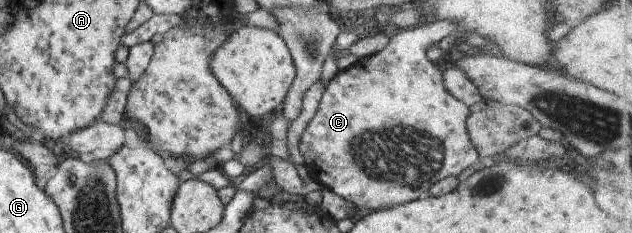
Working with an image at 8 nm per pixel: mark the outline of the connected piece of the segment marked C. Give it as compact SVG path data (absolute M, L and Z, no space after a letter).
M438 19L422 26L402 28L390 36L386 46L378 52L357 59L327 82L319 106L298 141L299 153L316 186L327 187L356 208L375 211L421 198L432 182L446 176L458 176L474 162L481 162L465 129L469 108L445 89L442 70L425 55L427 48L458 28L454 19Z

